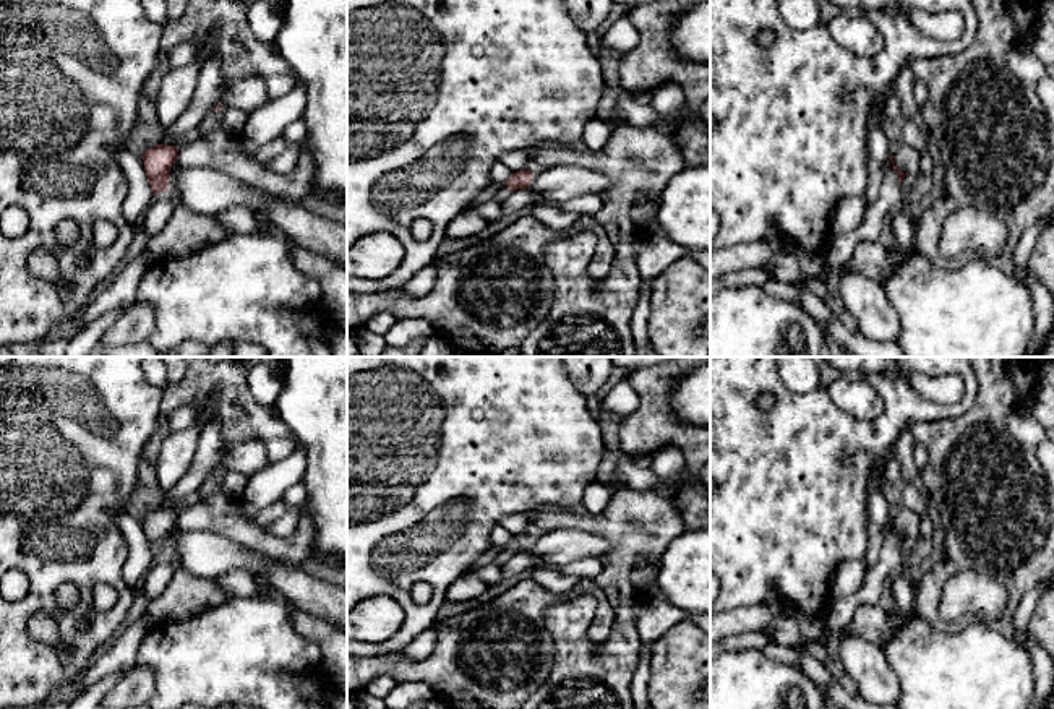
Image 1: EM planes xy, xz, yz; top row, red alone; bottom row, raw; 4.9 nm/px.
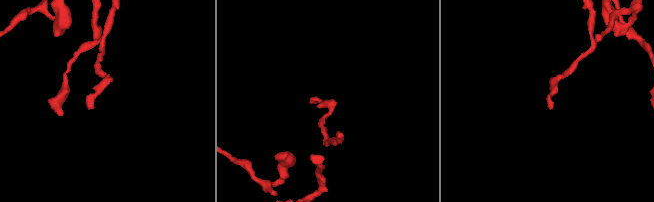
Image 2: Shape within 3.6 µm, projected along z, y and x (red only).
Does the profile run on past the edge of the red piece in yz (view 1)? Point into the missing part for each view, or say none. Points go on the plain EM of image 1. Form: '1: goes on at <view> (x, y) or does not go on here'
1: goes on at yz (908, 545)

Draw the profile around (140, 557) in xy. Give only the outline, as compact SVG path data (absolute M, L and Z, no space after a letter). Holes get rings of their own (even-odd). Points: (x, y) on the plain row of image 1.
M118 511L115 514L115 522L128 545L128 556L123 565L123 581L135 594L139 591L141 582L156 558L144 535L143 519L131 516L126 511Z

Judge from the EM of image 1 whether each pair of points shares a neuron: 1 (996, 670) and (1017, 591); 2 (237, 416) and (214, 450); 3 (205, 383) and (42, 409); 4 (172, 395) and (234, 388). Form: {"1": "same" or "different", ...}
{"1": "different", "2": "different", "3": "different", "4": "same"}

